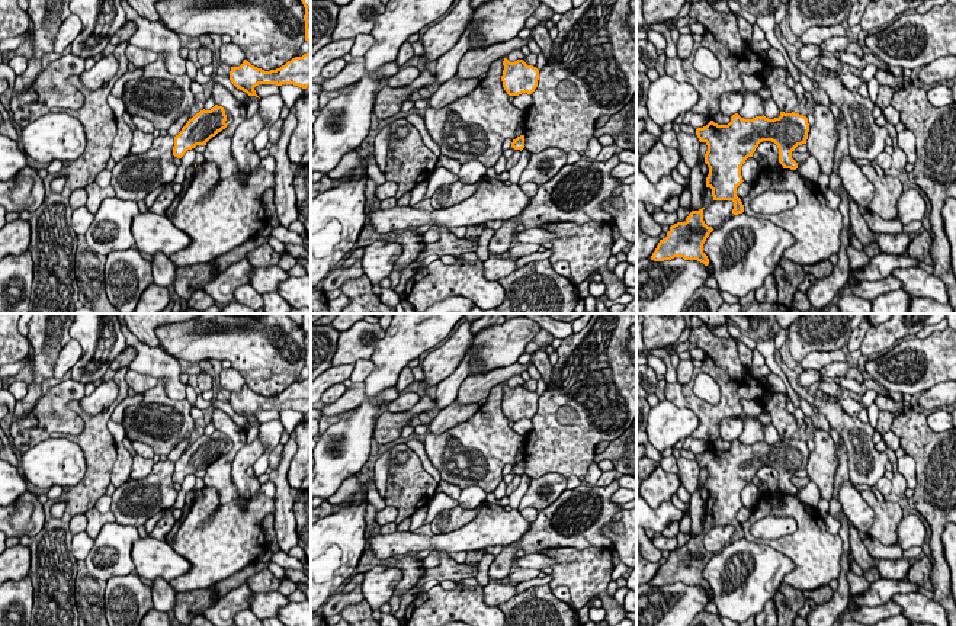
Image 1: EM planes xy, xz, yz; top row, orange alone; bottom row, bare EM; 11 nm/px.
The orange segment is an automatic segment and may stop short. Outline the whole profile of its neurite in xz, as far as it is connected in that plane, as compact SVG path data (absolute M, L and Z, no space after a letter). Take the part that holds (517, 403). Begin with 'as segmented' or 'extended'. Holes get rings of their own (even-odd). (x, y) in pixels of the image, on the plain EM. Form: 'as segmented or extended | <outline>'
as segmented | M504 383L503 391L501 407L509 421L532 420L535 417L539 405L536 392L527 391L523 385L510 388L507 383Z

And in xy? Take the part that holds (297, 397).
as segmented | M311 375L302 382L295 382L280 394L270 397L257 394L244 385L240 392L231 392L230 405L237 414L256 423L259 421L254 412L259 410L293 410L307 414L311 411Z

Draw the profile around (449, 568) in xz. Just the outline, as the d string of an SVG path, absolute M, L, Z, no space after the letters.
M439 553L440 565L432 569L426 569L424 575L420 578L417 582L417 587L421 587L427 581L437 580L439 582L442 581L461 581L465 578L475 578L478 574L477 565L468 565L465 564L458 564L455 559L452 559L447 553Z

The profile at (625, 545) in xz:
M636 507L631 510L622 510L615 517L613 521L623 524L625 532L620 536L615 536L612 526L603 529L603 534L613 540L613 548L628 568L636 566Z

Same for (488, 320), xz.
M485 314L484 317L472 321L471 324L471 331L474 334L488 328L488 327L493 327L493 325L500 325L500 324L504 324L506 322L506 317L504 314Z

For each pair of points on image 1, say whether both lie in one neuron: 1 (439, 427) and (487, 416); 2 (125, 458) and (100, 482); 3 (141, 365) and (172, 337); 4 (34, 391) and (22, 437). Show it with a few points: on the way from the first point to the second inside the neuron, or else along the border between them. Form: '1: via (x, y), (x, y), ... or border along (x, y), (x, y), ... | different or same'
1: border along (481, 405), (468, 419), (440, 433), (429, 433) | different
2: border along (116, 443), (116, 461), (109, 481) | different
3: border along (159, 346), (177, 360) | different
4: border along (42, 394), (25, 416), (15, 419) | different

